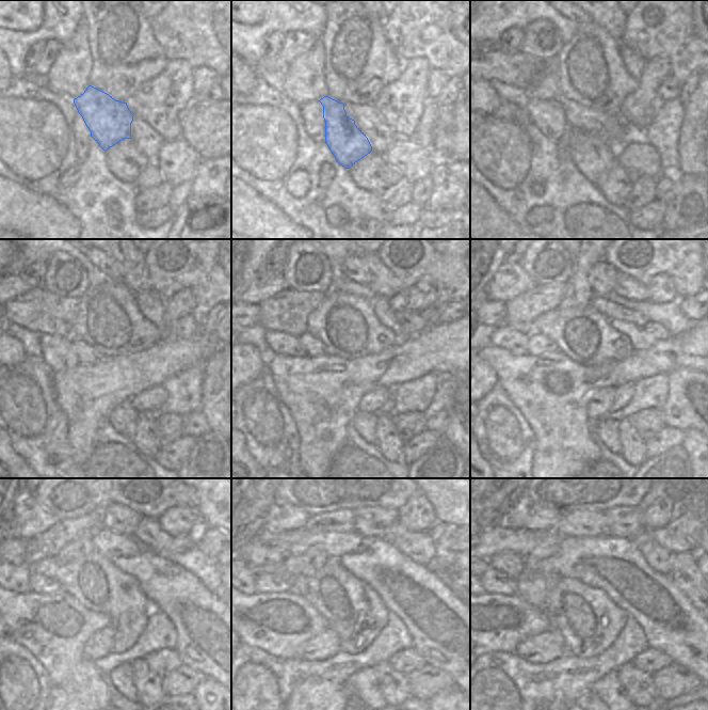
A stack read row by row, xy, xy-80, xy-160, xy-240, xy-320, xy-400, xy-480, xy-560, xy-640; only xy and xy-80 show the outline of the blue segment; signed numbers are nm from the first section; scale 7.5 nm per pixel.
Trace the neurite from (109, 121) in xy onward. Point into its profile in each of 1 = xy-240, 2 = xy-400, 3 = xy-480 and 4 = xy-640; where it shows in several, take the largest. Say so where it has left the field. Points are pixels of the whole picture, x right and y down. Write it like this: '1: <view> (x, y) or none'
1: xy-240 (123, 417)
2: xy-400 (607, 430)
3: xy-480 (122, 678)
4: xy-640 (609, 689)

